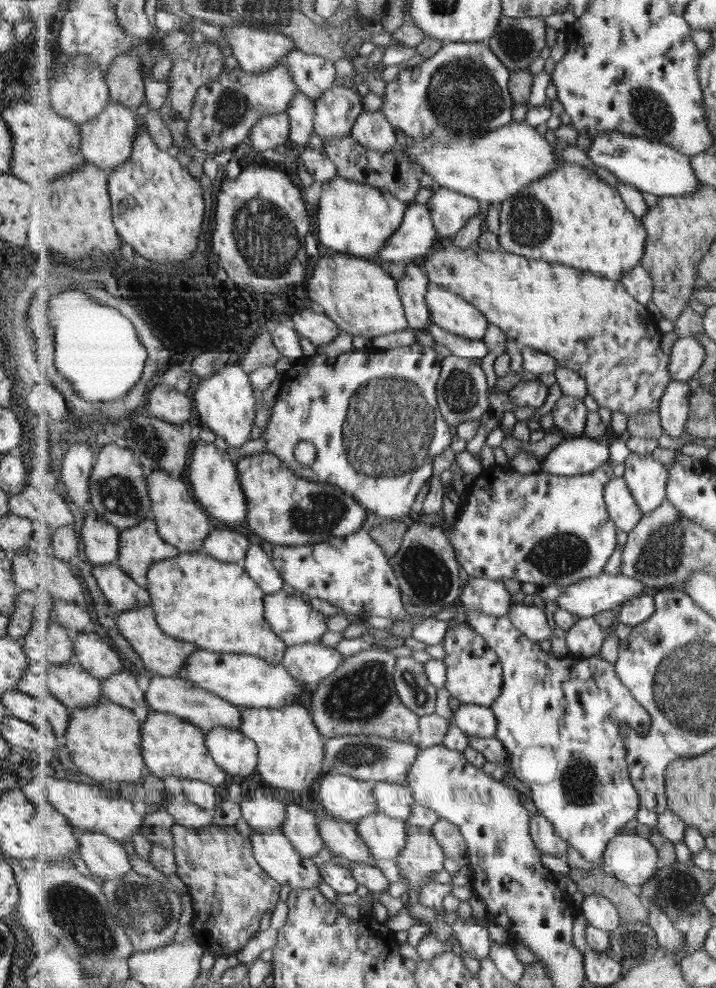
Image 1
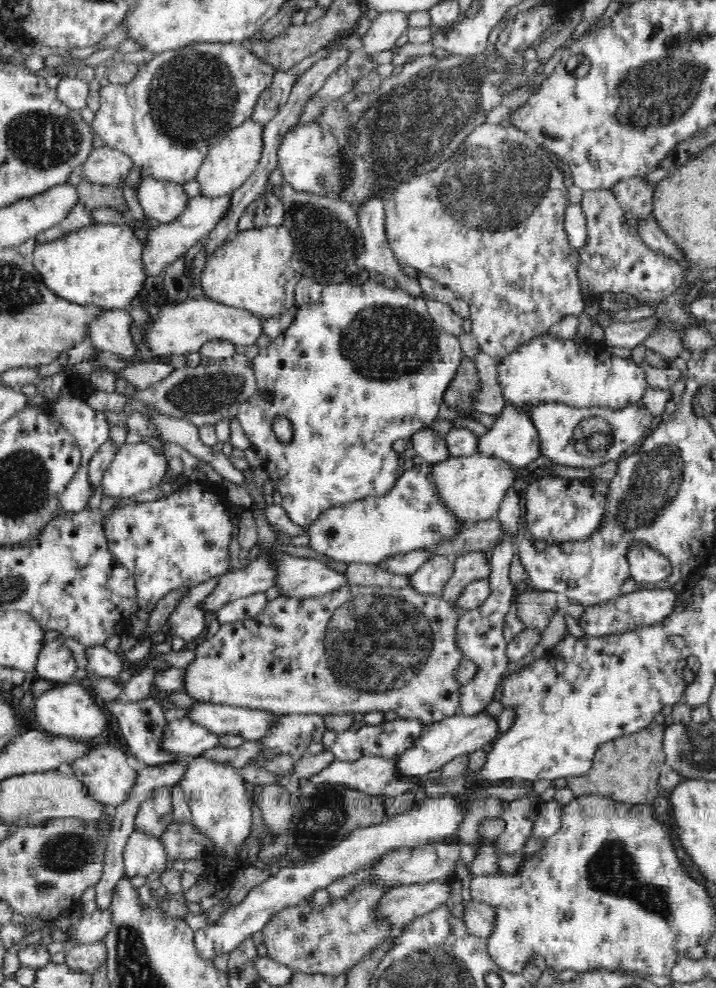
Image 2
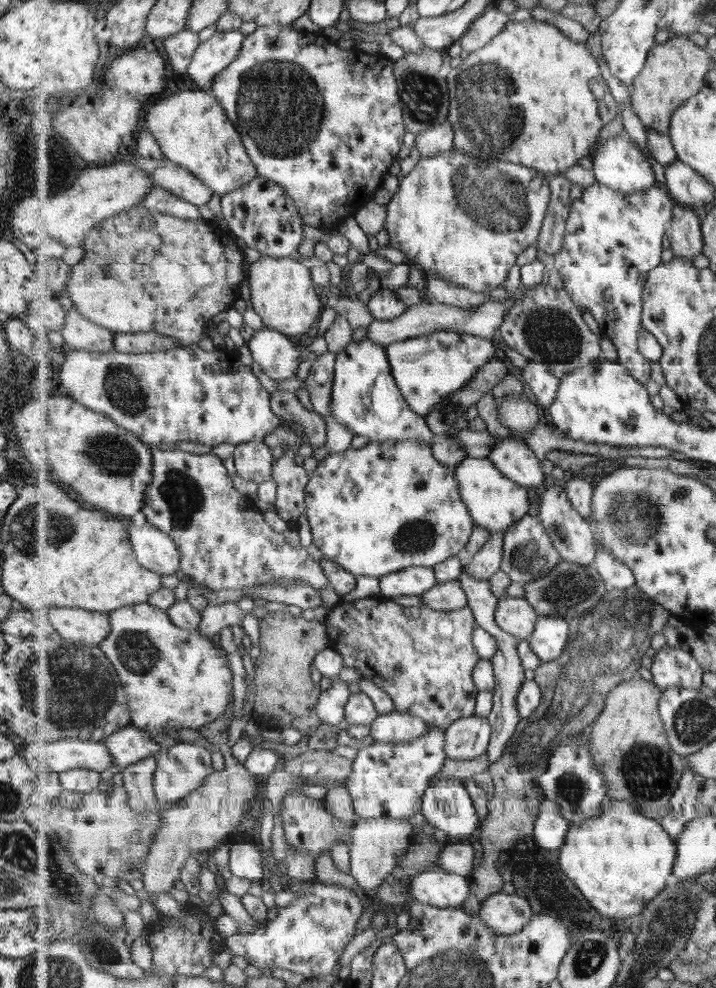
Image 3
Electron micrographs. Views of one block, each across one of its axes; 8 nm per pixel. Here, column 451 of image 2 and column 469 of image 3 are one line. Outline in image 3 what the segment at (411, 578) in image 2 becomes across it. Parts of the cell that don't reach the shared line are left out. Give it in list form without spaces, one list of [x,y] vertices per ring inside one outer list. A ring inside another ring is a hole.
[[[493,532],[491,540],[476,555],[472,555],[471,562],[464,565],[465,572],[477,580],[490,580],[501,568],[503,541],[505,532]]]

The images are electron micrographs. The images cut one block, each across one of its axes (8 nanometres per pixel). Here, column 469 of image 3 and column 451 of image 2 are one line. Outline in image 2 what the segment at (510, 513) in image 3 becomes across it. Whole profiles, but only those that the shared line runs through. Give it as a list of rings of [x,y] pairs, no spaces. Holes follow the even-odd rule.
[[[478,452],[472,456],[450,457],[433,465],[433,478],[443,502],[463,522],[477,523],[496,516],[504,496],[514,489],[516,469],[501,458]]]

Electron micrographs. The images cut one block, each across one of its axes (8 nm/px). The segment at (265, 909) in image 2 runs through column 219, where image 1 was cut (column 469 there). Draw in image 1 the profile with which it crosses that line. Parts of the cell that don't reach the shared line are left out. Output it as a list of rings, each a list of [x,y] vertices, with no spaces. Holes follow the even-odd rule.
[[[459,917],[453,923],[453,930],[459,940],[463,952],[479,960],[487,958],[491,954],[491,938],[489,930],[482,919],[477,917]]]

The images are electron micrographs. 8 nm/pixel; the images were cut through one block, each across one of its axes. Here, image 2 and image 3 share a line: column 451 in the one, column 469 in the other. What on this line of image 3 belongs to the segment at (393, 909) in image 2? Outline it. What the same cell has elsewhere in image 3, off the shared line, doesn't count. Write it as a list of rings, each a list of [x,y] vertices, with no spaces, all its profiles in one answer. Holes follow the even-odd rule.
[[[441,867],[429,868],[411,880],[413,900],[439,908],[462,908],[471,896],[470,879]]]

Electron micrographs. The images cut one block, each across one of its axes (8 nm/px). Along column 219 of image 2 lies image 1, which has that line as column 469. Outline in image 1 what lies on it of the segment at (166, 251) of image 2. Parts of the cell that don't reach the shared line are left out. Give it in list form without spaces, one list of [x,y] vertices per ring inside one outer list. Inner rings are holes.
[[[440,185],[435,186],[427,206],[431,210],[433,224],[445,242],[455,238],[485,208],[475,198]]]

